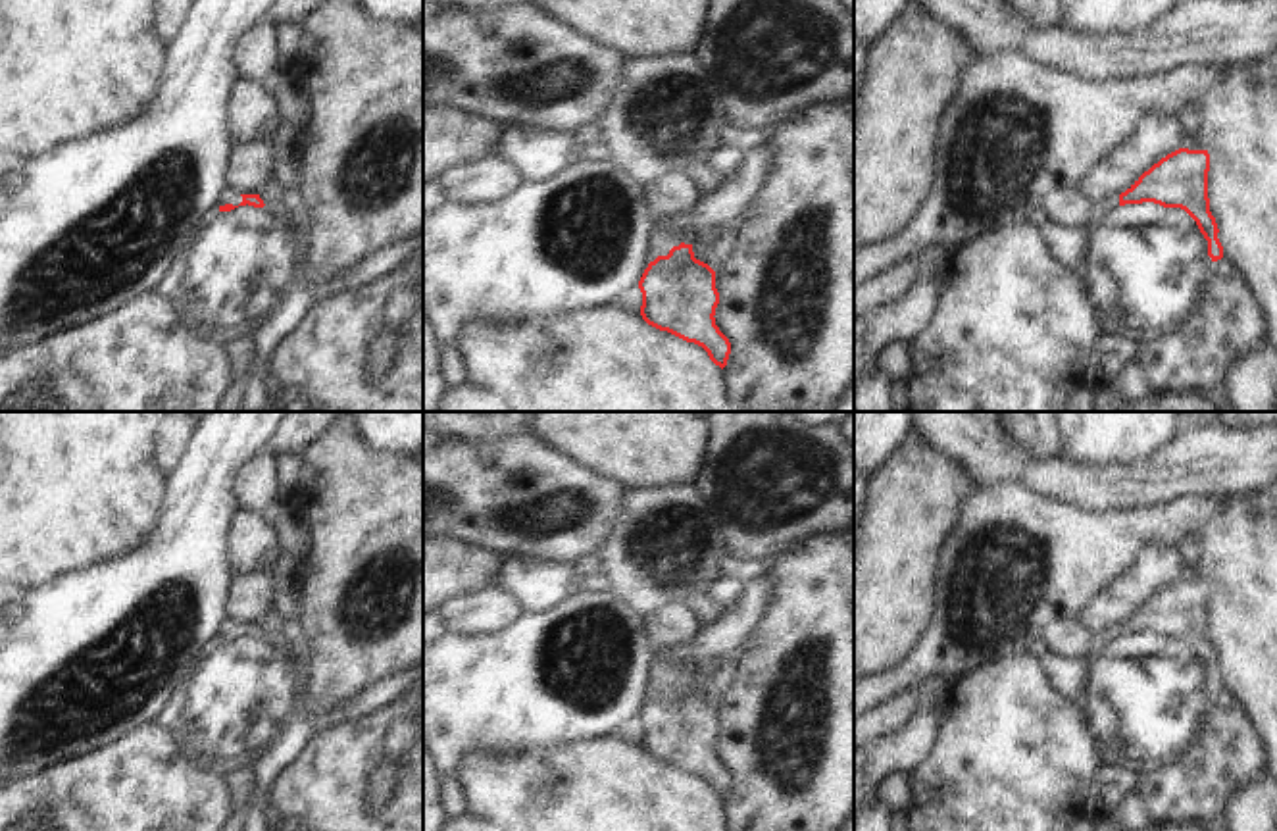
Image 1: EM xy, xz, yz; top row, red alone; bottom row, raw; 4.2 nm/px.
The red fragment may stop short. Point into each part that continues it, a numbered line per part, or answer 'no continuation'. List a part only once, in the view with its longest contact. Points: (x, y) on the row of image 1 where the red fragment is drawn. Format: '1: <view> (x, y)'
1: xz (662, 241)

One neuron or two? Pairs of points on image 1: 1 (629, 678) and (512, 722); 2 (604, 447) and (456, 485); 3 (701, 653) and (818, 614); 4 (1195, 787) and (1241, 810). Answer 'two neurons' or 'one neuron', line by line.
1: one neuron
2: two neurons
3: two neurons
4: two neurons

